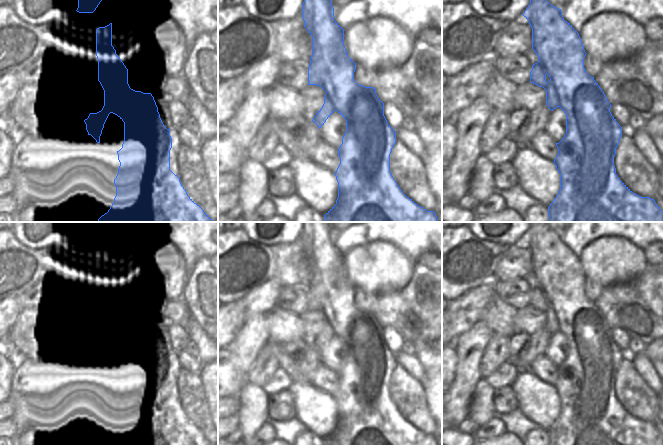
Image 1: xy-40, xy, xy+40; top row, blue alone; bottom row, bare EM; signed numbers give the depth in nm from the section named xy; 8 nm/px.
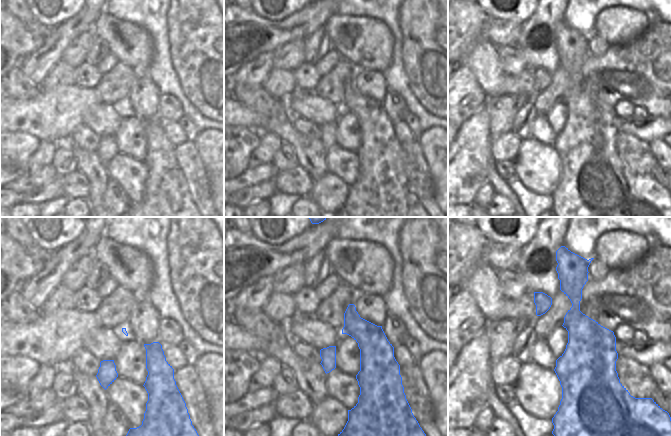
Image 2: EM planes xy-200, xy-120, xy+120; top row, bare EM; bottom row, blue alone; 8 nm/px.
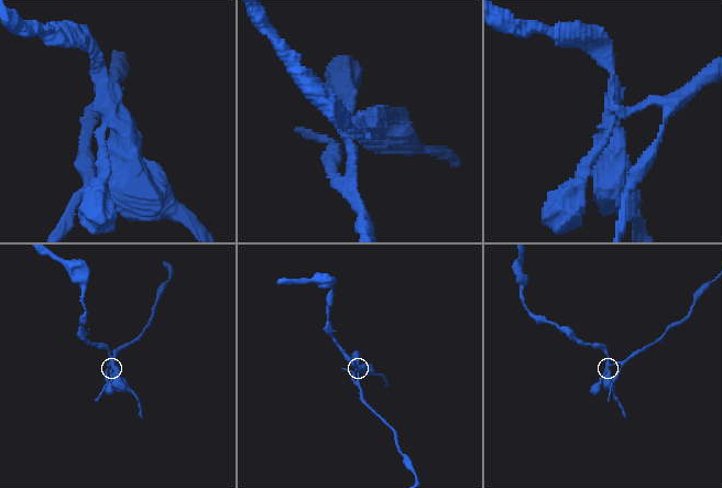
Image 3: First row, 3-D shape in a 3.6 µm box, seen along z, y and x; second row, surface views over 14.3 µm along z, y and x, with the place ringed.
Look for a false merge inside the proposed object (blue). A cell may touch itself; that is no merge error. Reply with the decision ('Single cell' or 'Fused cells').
Fused cells

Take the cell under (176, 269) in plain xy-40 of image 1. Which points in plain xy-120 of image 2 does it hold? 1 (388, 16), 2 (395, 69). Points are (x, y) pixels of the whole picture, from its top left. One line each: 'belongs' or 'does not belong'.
1: does not belong
2: does not belong

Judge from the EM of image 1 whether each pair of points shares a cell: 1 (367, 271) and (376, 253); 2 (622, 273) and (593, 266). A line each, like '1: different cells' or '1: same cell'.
1: same cell
2: same cell

